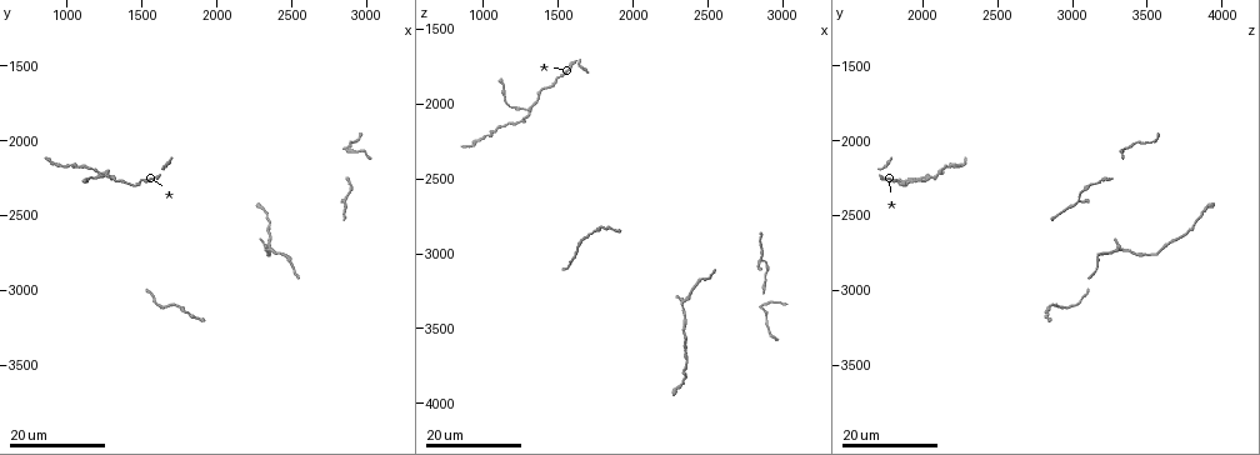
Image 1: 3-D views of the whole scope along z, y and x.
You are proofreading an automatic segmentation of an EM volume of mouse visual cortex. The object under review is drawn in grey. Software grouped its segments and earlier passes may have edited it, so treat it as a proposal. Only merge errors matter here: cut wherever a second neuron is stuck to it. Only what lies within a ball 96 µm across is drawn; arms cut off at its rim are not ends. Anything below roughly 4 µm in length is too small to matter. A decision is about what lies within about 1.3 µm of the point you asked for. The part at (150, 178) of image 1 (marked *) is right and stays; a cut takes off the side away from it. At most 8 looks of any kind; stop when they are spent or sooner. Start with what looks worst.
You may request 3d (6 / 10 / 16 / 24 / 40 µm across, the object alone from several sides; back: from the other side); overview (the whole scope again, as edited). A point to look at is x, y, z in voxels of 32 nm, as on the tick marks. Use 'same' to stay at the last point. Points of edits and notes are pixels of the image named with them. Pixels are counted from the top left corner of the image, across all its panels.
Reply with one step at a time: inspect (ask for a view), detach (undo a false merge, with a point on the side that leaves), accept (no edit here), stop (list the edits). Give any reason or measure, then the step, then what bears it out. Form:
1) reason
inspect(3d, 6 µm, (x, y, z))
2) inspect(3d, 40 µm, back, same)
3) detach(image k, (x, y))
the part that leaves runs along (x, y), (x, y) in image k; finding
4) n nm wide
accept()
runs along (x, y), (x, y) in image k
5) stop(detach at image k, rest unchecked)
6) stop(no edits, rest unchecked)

three-way junction
inspect(3d, 16 µm, (2320, 2720, 3340))

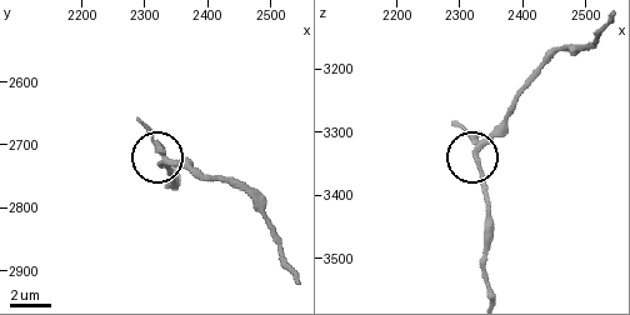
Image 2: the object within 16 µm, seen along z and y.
inspect(3d, 10 µm, (2330, 2725, 3330))

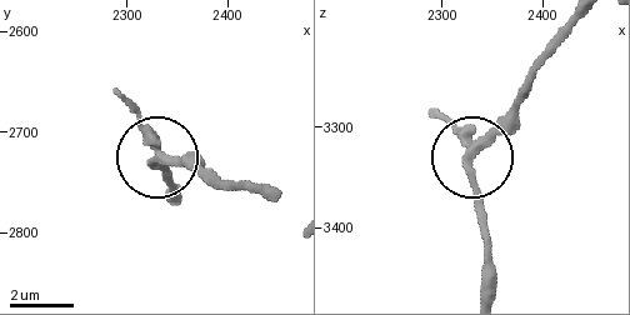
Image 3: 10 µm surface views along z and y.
3 arms
accept()
continuous, no second neuron

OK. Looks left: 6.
inspect(3d, 16 µm, (1300, 2240, 2060))

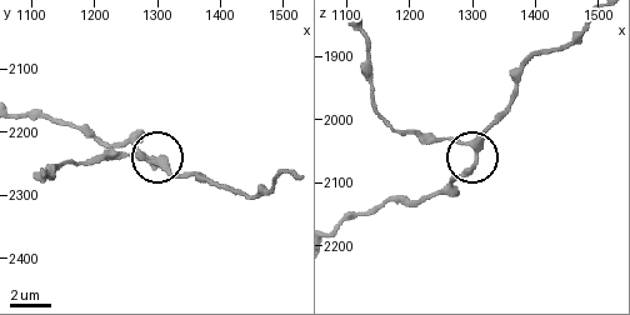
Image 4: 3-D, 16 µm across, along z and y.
inspect(3d, 6 µm, (1300, 2245, 2035))

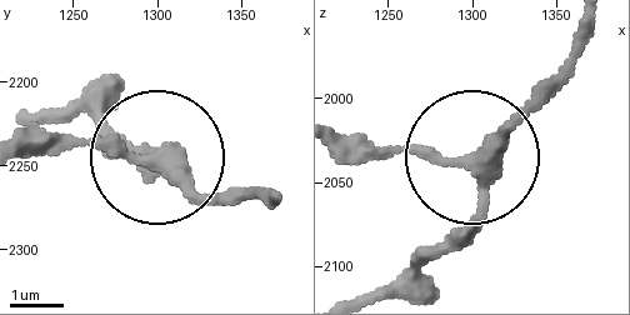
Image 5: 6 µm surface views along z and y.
side arm 11 µm
accept()
runs along (281, 199), (214, 199), (146, 159), (26, 145) in image 5; all the same neuron

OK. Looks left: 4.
calibre changes
inspect(3d, 24 µm, (2320, 2480, 3860))

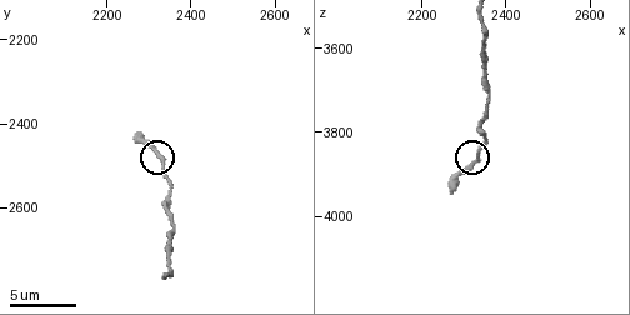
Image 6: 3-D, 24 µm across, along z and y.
inspect(3d, 6 µm, (2320, 2460, 3880))

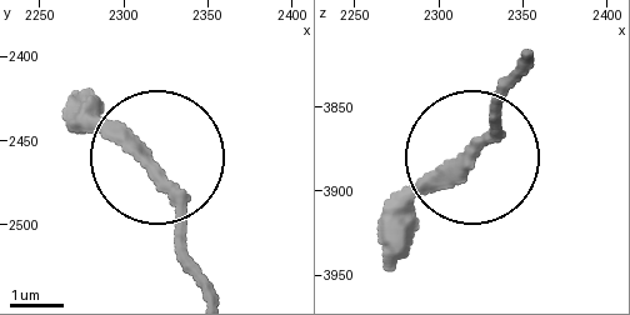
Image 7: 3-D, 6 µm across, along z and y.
accept()
runs along (203, 281), (168, 174), (78, 98) in image 7; all the same neuron

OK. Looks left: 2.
calibre changes
inspect(3d, 24 µm, (1440, 2280, 1900))

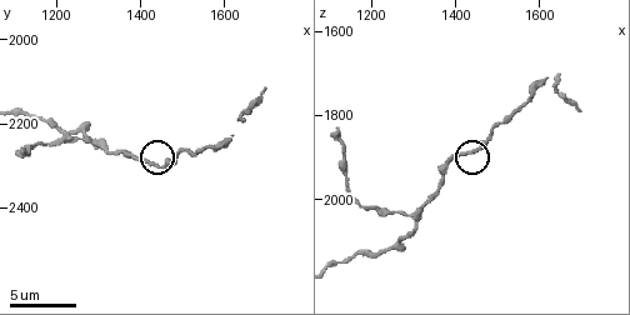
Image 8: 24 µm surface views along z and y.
zoom in
inspect(3d, 10 µm, (1440, 2305, 1885))

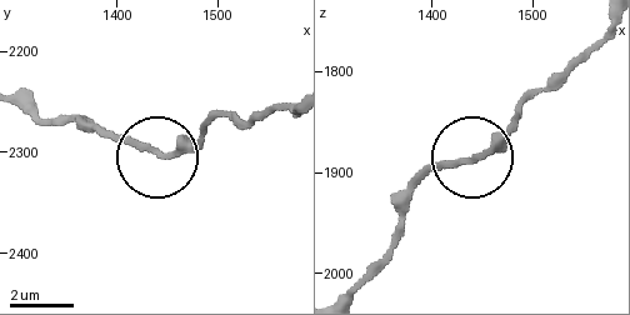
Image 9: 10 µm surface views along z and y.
220 nm wide
accept()
runs along (589, 48), (494, 144), (430, 165), (408, 181) in image 9; one neuron here

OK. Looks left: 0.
stop(no edits, rest unchecked)

